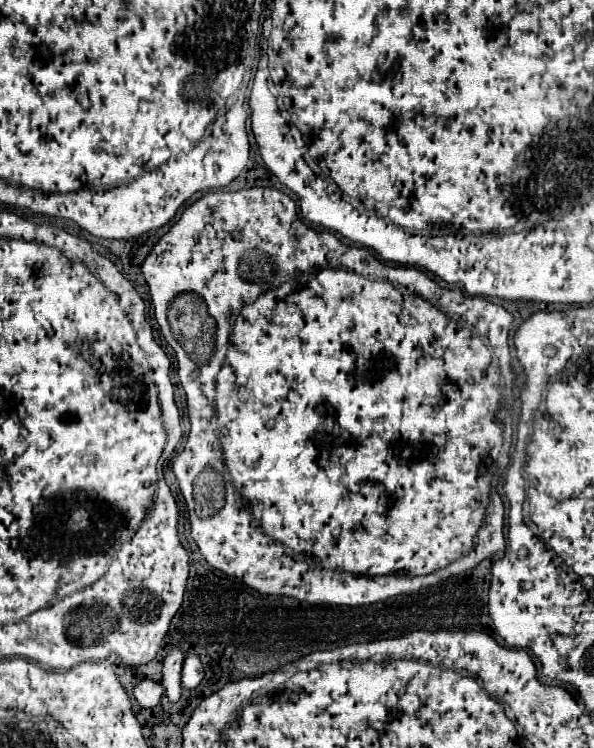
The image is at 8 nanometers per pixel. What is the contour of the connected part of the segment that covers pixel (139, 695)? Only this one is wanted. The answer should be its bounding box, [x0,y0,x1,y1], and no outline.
[134,680,164,708]

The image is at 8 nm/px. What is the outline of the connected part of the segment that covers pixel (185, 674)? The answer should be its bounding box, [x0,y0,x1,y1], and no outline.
[182,654,204,690]

